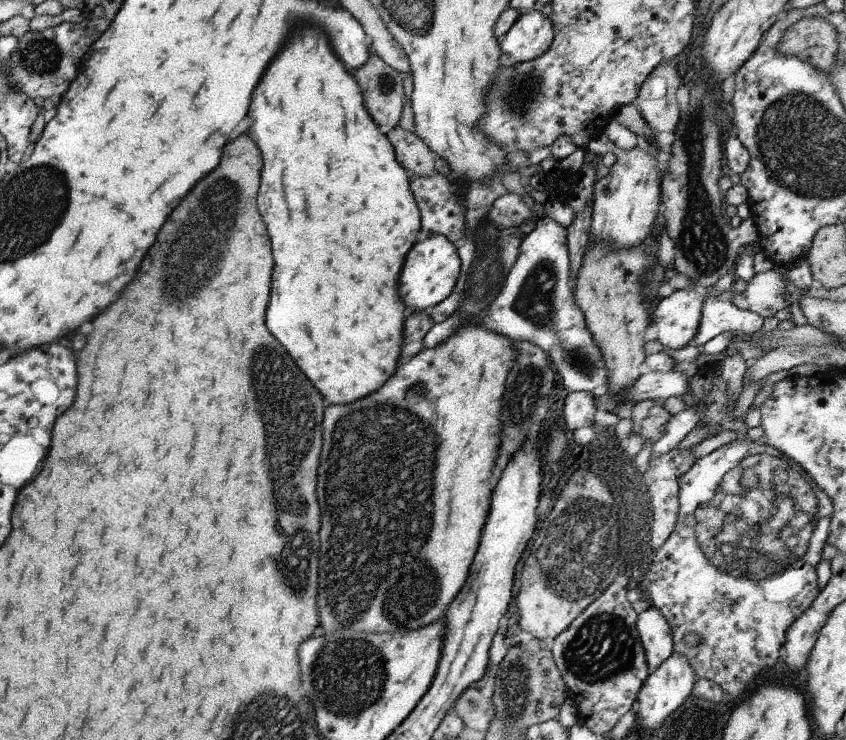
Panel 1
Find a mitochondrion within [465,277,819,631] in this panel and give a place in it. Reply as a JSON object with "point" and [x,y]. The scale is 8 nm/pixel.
{"point":[587,567]}

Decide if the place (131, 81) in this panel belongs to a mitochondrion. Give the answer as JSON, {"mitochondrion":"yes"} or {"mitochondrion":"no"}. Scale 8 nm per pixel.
{"mitochondrion":"no"}

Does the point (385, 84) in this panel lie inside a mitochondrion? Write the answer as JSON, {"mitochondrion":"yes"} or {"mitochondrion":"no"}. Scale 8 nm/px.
{"mitochondrion":"yes"}

